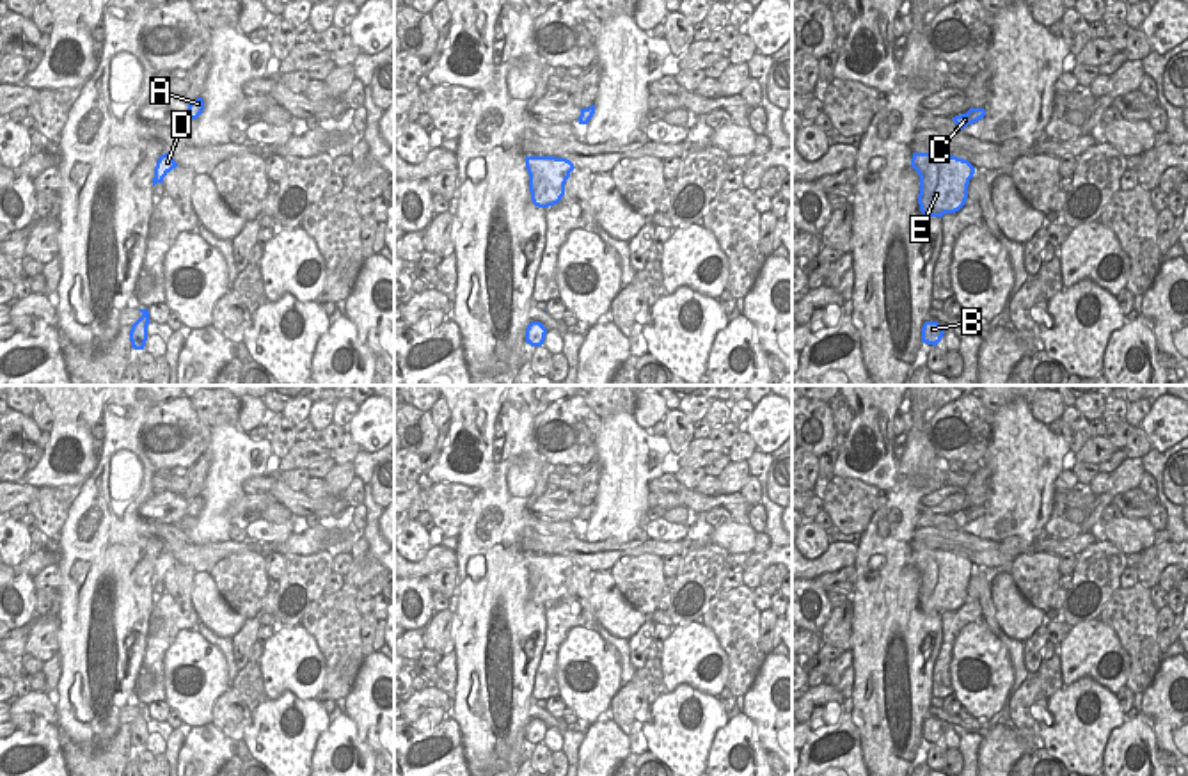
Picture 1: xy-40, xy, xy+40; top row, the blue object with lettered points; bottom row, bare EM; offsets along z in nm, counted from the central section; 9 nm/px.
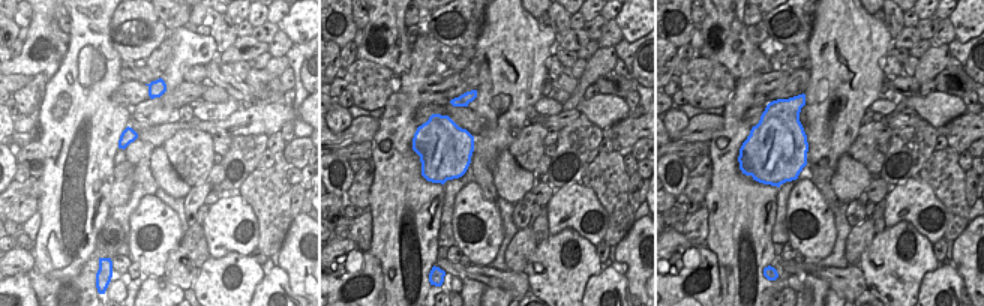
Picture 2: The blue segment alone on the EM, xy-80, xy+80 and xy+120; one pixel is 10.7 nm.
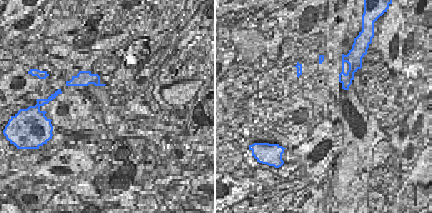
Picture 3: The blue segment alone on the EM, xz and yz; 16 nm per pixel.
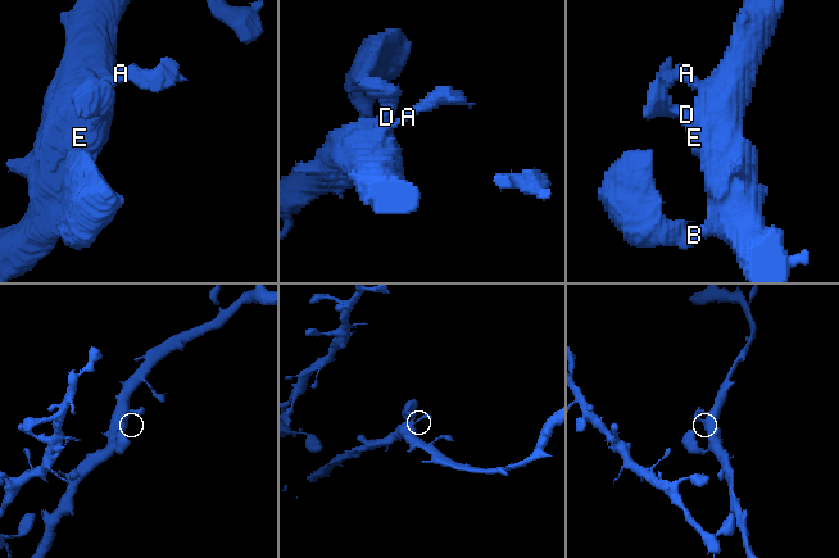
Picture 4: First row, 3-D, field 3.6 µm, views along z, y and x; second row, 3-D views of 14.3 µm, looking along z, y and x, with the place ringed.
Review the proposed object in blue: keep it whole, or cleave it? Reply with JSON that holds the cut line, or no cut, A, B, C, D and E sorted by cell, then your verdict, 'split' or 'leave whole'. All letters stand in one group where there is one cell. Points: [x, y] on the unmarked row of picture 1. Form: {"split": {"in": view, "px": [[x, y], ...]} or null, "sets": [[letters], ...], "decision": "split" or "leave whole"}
{"split": null, "sets": [["A", "B", "C", "D", "E"]], "decision": "leave whole"}

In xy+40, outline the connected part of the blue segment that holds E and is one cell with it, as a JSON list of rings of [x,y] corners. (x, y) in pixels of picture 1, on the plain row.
[[[913,550],[911,565],[920,574],[918,602],[927,614],[959,609],[968,597],[975,565],[946,550]]]

